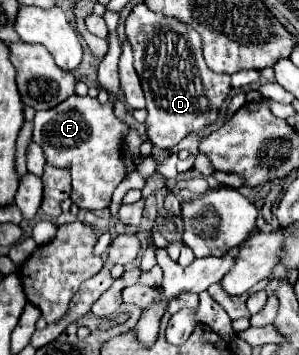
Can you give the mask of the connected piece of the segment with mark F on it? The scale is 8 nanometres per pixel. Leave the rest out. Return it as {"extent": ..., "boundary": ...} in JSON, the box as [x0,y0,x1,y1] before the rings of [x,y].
{"extent":[33,96,127,210],"boundary":[[[69,96],[59,106],[35,114],[33,142],[37,142],[47,158],[47,164],[57,168],[71,168],[73,192],[71,200],[83,210],[107,210],[113,190],[127,176],[121,160],[121,142],[127,124],[113,116],[113,100],[101,104],[91,96]]]}

